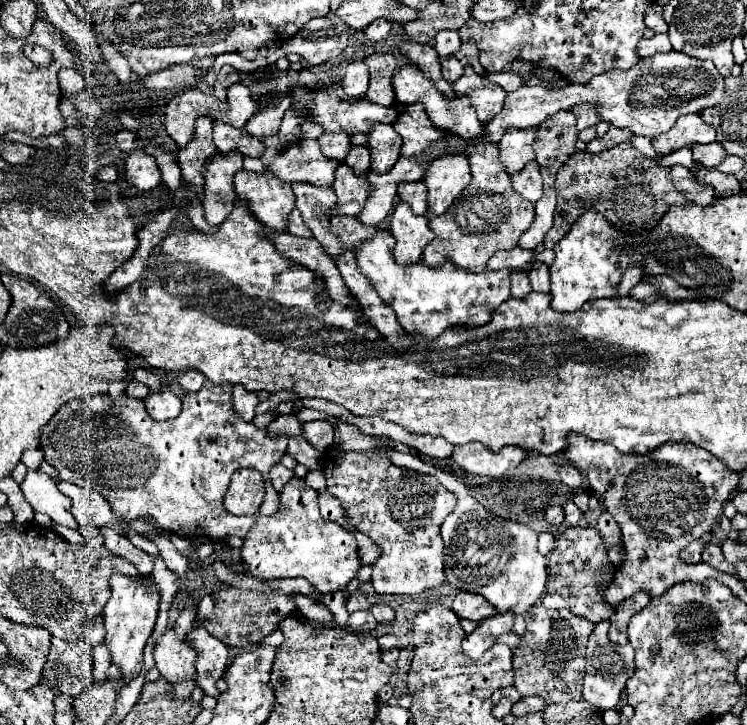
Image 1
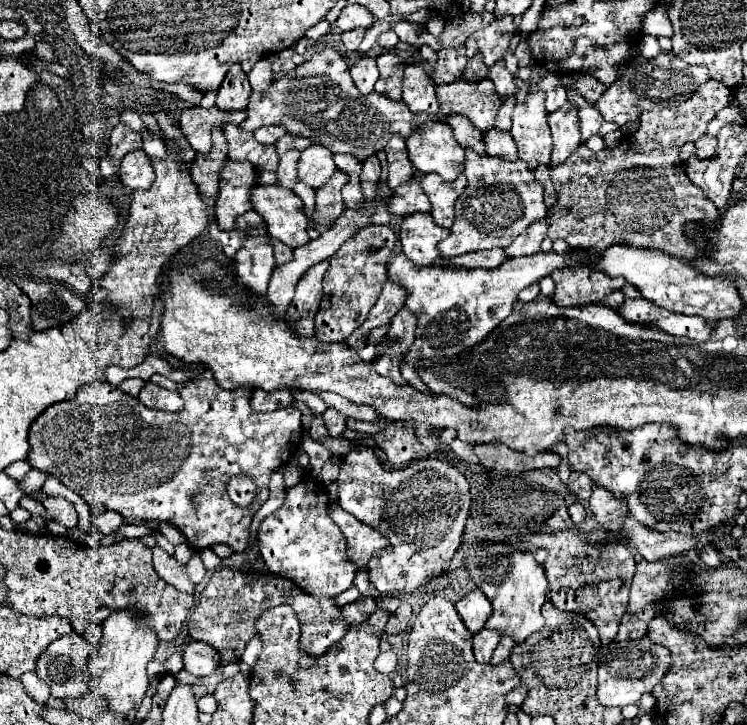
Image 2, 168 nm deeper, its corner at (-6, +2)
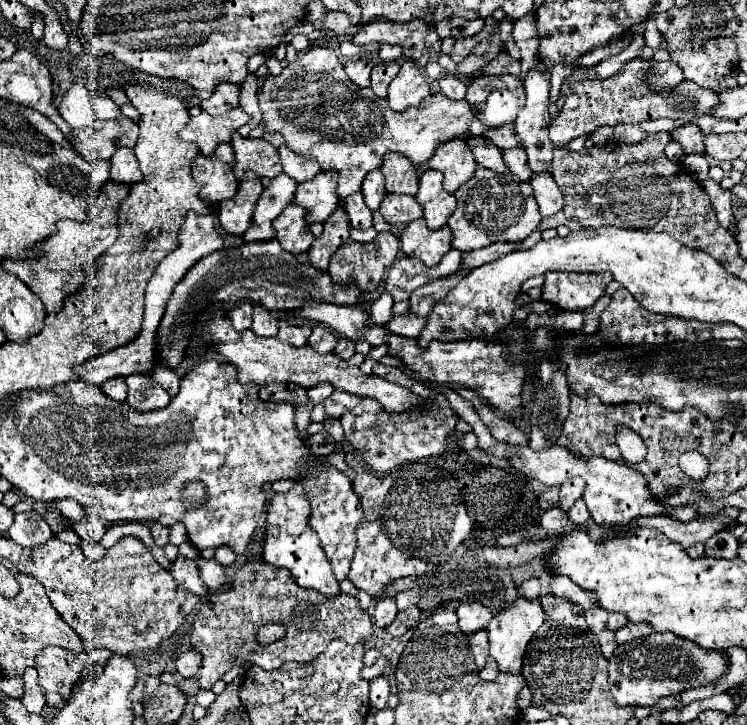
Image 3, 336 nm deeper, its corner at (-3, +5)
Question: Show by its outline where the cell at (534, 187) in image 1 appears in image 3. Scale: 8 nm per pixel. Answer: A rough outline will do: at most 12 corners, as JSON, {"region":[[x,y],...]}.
{"region":[[535,173],[531,187],[539,213],[563,207],[563,193],[549,173]]}

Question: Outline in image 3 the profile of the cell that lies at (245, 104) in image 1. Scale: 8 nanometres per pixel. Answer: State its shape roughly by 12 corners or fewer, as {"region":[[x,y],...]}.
{"region":[[313,47],[257,91],[263,123],[361,191],[475,119],[443,93],[391,111]]}

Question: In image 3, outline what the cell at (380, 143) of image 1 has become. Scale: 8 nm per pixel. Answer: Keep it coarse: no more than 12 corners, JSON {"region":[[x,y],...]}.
{"region":[[387,153],[387,193],[417,195],[417,171],[407,157]]}

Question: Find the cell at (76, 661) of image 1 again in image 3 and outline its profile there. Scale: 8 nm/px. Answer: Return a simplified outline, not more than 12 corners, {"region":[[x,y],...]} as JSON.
{"region":[[47,647],[35,669],[43,691],[67,701],[85,669],[67,649]]}

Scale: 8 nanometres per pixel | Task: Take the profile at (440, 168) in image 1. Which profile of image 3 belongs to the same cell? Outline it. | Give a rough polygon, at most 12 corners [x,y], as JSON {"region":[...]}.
{"region":[[443,173],[419,177],[417,203],[429,229],[441,229],[455,211]]}

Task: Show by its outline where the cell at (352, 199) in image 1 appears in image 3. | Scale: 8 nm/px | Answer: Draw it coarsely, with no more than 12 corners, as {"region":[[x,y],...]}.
{"region":[[335,171],[317,173],[295,191],[307,223],[337,209]]}

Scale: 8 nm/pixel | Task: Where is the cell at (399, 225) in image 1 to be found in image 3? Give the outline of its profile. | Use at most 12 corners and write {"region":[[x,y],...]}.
{"region":[[423,219],[401,235],[407,257],[437,265],[451,249],[451,229],[427,229]]}

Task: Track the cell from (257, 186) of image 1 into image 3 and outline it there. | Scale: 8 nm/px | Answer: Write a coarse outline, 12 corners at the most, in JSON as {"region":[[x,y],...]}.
{"region":[[287,205],[273,221],[277,241],[299,255],[311,249],[315,235],[305,209]]}

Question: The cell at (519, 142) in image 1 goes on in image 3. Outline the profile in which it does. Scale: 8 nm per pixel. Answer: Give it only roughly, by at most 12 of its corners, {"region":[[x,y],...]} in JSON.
{"region":[[529,69],[515,119],[535,173],[551,171],[547,73]]}

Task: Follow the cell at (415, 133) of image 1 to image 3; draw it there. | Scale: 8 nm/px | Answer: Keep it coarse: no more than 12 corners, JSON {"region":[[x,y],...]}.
{"region":[[463,137],[441,145],[429,169],[447,193],[473,179],[477,161]]}

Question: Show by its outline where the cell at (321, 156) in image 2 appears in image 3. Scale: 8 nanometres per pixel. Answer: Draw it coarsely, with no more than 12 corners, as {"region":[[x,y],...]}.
{"region":[[285,143],[279,147],[283,173],[297,183],[321,171],[313,157],[299,157]]}

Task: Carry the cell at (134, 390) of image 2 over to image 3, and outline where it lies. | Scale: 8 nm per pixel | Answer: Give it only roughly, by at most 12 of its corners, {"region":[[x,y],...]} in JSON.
{"region":[[123,377],[105,381],[103,393],[125,401],[127,385]]}

